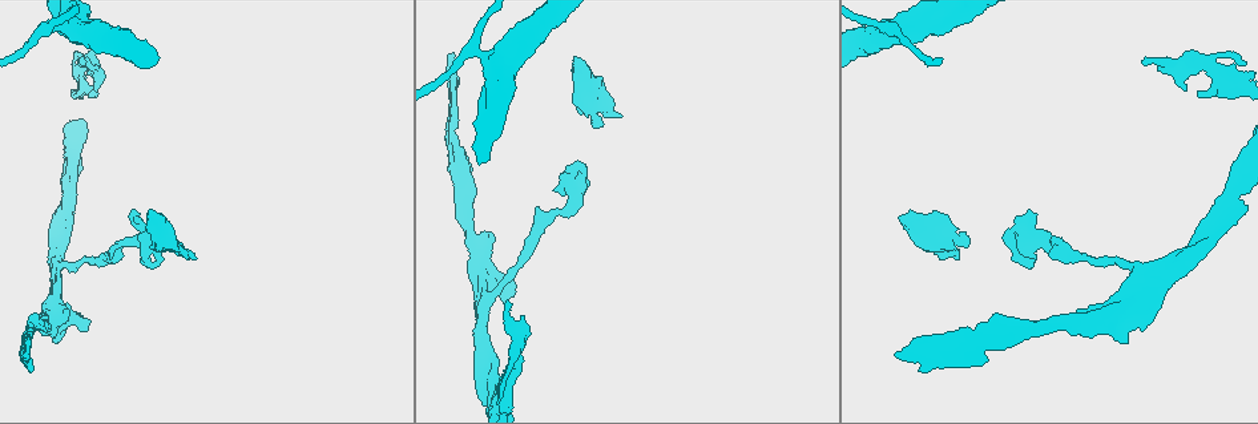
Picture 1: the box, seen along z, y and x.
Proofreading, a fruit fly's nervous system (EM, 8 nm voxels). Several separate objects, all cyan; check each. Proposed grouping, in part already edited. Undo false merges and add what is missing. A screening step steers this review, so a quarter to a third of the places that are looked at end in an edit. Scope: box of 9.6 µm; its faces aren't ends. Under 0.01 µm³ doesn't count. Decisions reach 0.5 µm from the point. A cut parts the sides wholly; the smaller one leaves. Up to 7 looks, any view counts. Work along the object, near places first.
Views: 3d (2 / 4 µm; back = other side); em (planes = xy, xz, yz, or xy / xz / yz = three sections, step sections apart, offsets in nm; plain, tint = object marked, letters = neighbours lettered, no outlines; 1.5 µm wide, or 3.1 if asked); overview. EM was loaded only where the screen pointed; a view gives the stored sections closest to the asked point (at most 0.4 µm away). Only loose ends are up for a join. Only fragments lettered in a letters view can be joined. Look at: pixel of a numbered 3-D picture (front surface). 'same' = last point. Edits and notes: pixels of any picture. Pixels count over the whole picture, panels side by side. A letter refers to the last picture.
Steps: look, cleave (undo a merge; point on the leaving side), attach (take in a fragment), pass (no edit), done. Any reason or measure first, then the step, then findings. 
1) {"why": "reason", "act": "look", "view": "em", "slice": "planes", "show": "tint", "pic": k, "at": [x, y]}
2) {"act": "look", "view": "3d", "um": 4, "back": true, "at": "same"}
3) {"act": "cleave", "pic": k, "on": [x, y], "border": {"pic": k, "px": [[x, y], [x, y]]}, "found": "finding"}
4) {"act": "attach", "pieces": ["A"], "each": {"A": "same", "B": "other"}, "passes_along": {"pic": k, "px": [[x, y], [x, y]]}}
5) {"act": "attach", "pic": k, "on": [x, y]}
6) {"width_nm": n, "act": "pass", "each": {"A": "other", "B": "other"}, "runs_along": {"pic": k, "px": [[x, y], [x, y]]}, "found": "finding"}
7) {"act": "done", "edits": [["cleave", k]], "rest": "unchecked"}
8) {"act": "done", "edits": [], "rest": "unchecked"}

{"why": "three-way junction", "act": "look", "view": "3d", "um": 2, "pic": 1, "at": [58, 277]}

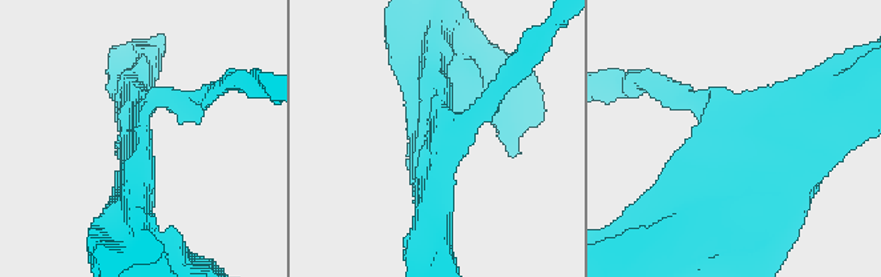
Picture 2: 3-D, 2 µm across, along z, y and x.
{"arms": 3, "act": "look", "view": "em", "slice": "xy", "step": 4, "show": "letters", "pic": 2, "at": [136, 134]}

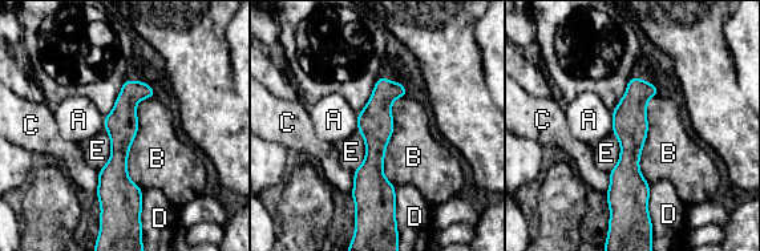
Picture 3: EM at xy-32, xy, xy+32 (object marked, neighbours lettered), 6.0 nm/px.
{"why": "cut it another way", "act": "look", "view": "em", "slice": "planes", "show": "letters", "at": "same"}

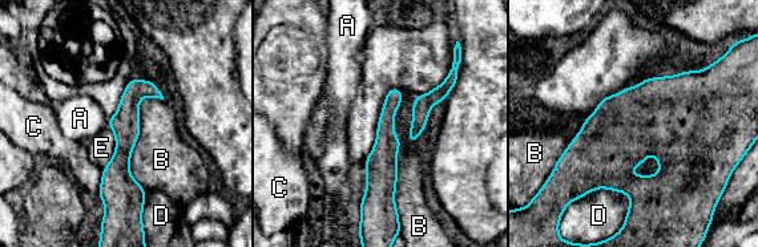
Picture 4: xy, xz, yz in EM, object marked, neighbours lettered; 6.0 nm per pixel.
{"act": "pass", "each": {"A": "other", "B": "other", "C": "other", "D": "other", "E": "other"}, "runs_along": {"pic": 4, "px": [[146, 82], [129, 101], [115, 205]]}, "found": "continuous, no second neuron"}

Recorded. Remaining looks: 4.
{"why": "thin end", "act": "look", "view": "em", "slice": "planes", "show": "plain", "pic": 1, "at": [138, 214]}

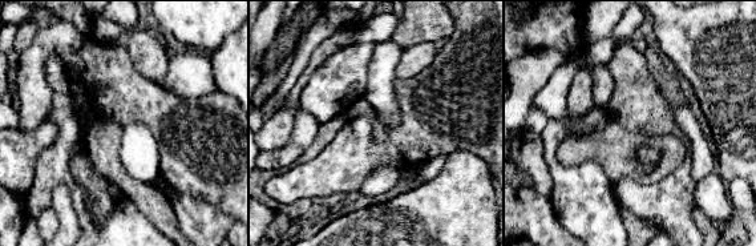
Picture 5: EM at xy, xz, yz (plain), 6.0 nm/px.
{"why": "where the object lies", "act": "look", "view": "em", "slice": "planes", "show": "tint", "at": "same"}

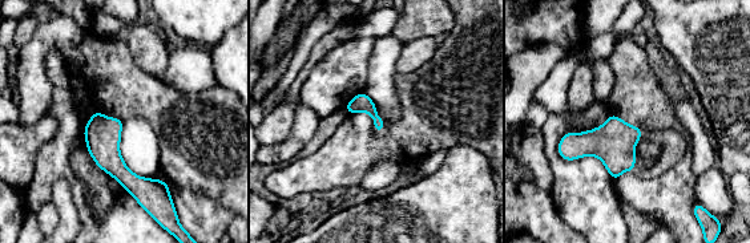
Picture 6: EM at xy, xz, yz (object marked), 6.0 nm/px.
{"act": "look", "view": "em", "slice": "planes", "show": "letters", "at": "same"}

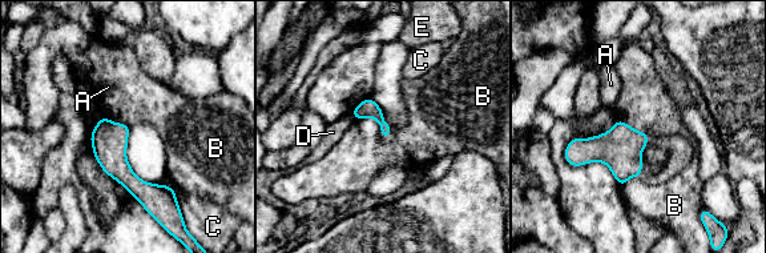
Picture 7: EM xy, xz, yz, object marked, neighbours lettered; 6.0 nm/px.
{"act": "pass", "each": {"A": "other", "B": "other", "C": "other", "D": "other", "E": "other"}, "border": {"pic": 7, "px": [[99, 116], [125, 123], [129, 127]]}, "found": "none of them fits"}

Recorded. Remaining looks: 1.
{"why": "free end", "act": "look", "view": "em", "slice": "planes", "show": "letters", "pic": 1, "at": [943, 213]}

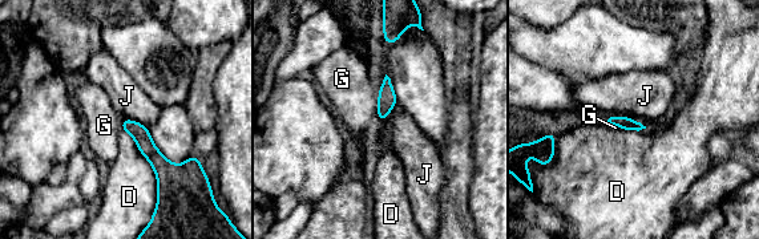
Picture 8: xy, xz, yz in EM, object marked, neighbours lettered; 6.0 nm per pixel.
{"longest_contact_nm": ["D", 550], "act": "pass", "each": {"D": "other", "G": "other", "J": "other"}, "runs_along": {"pic": 8, "px": [[125, 122], [170, 171], [185, 171]]}, "found": "none of them fits"}

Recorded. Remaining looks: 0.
{"act": "done", "edits": [], "rest": "unchecked"}

